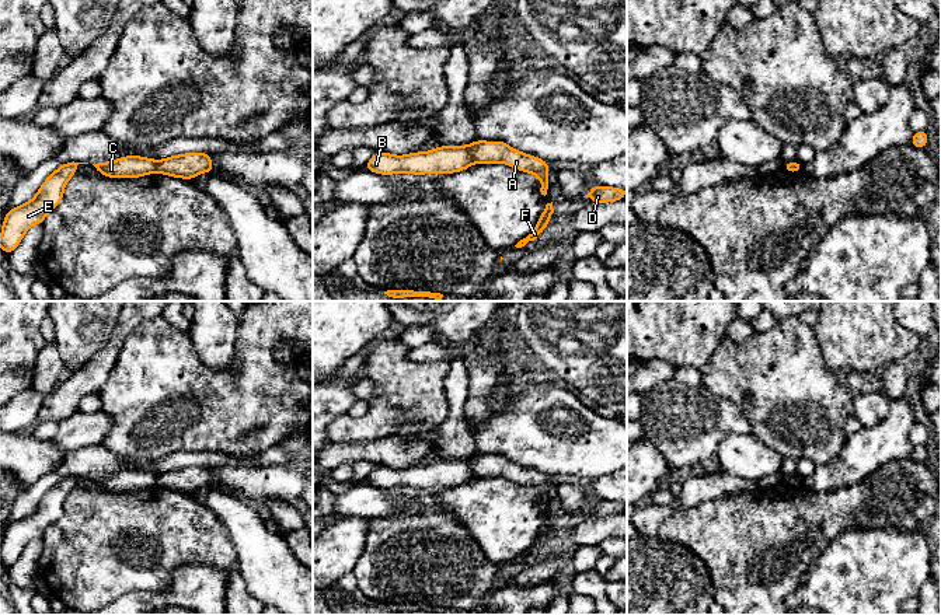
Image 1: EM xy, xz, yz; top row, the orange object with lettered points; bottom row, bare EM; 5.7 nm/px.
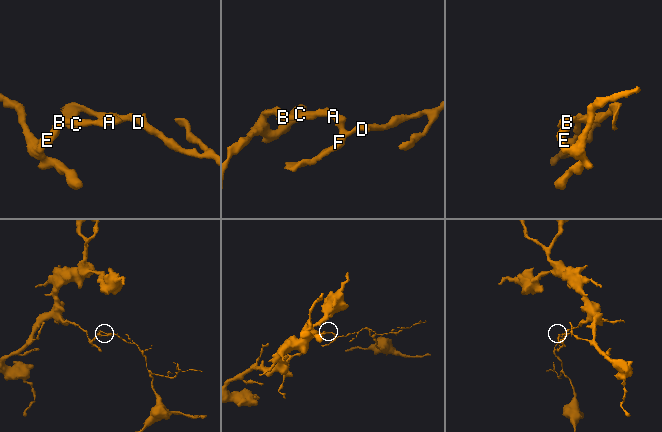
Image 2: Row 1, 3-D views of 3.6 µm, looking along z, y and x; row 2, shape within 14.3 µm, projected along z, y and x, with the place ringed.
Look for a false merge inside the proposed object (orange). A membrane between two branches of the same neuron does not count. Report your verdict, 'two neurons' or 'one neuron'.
two neurons

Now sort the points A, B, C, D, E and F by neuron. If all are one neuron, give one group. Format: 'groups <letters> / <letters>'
groups A D F / B C E

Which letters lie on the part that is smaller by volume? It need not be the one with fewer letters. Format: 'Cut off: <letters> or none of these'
Cut off: A, D, F

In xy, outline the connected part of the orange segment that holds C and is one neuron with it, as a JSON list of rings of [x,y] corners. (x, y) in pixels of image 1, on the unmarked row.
[[[126,469],[109,476],[93,478],[98,488],[109,492],[137,492],[156,486],[157,475],[147,471]]]

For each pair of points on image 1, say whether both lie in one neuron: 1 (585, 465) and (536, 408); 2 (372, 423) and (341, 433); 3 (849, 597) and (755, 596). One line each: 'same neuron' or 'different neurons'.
1: same neuron
2: same neuron
3: different neurons

